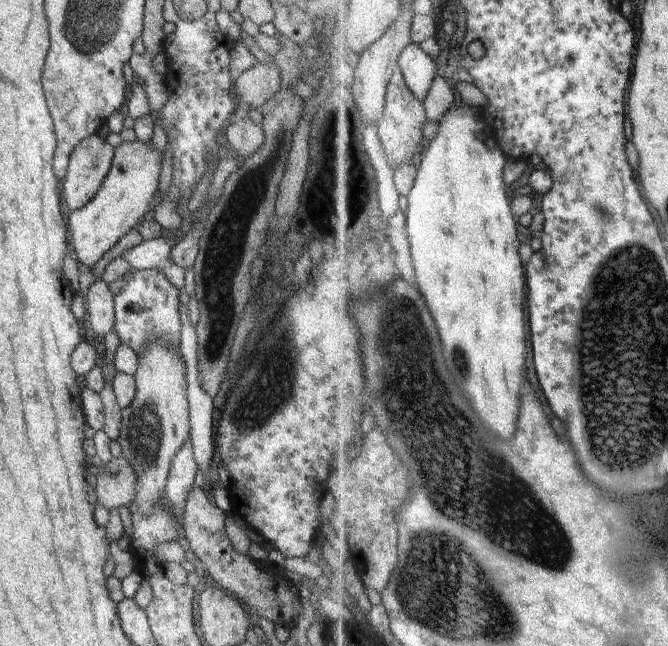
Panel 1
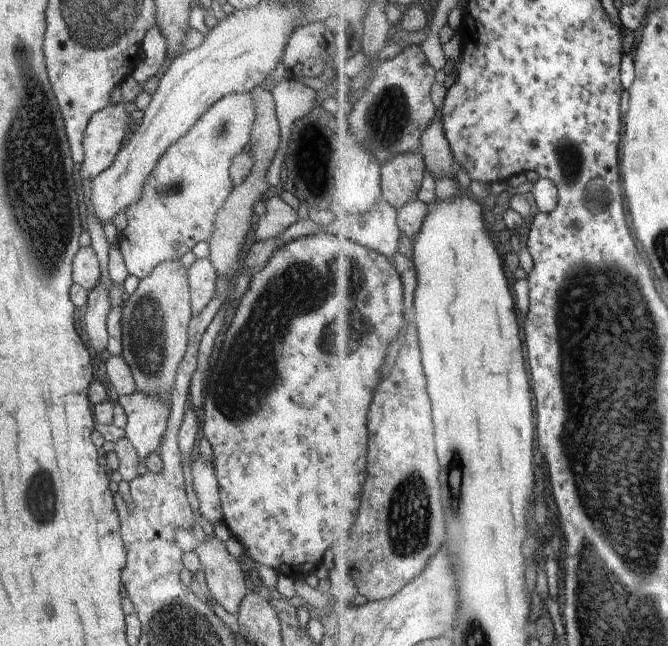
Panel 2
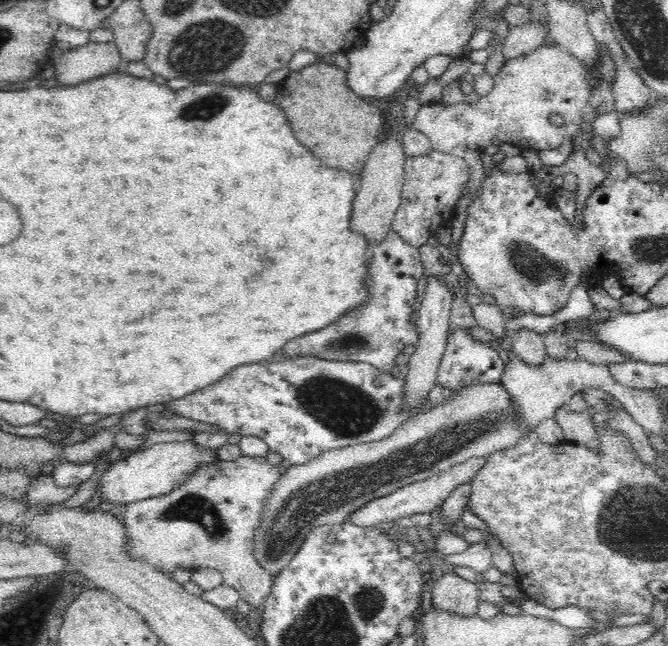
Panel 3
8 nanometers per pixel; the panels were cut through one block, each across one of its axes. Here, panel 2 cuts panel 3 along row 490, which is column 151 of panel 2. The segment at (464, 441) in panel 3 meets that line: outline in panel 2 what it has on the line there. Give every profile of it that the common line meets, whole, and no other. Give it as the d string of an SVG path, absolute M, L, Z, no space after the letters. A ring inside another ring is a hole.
M172 259L157 264L153 271L139 280L136 290L129 296L121 308L121 357L130 368L137 390L147 395L160 395L169 405L174 386L176 369L186 350L188 322L193 316L191 310L191 290L187 268L180 259Z

